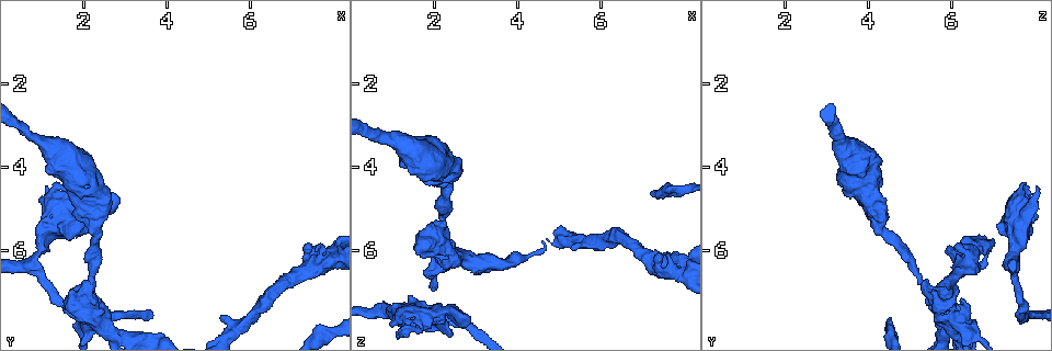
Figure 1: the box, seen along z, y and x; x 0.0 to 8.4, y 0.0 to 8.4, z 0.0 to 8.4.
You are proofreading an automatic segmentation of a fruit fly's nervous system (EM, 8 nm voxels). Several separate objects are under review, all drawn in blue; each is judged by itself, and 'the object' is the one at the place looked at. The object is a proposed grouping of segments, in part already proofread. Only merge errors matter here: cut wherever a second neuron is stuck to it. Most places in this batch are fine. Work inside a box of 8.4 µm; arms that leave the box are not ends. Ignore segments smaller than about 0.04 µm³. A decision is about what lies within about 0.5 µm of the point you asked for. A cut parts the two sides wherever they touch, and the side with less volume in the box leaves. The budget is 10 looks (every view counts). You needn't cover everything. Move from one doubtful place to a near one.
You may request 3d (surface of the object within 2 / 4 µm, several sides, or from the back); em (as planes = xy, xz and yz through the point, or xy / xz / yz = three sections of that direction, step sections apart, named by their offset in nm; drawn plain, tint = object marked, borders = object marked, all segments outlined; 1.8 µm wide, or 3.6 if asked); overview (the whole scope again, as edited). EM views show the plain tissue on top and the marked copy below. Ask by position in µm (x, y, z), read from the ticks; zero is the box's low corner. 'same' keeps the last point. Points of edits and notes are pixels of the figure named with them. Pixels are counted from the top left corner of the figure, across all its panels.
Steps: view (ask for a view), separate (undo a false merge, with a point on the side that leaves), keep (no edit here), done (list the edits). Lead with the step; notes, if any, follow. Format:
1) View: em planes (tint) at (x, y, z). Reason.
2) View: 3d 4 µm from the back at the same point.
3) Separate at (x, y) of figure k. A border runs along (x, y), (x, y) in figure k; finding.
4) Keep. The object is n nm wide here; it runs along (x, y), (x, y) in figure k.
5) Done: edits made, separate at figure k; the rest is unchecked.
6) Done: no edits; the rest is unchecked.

View: em 3.6 µm xy step 8 (tint) at (7.85, 6.30, 6.30). Four-way junction.

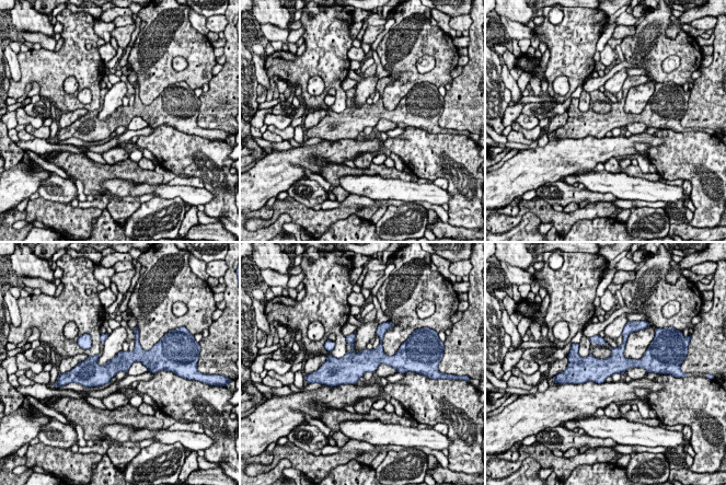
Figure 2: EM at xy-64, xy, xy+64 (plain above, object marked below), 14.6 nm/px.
Keep. It runs along (148, 359), (87, 370) in figure 2; all the same neuron.

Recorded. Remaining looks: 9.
View: em xz step 8 (borders) at (2.35, 7.70, 6.15). A fork.

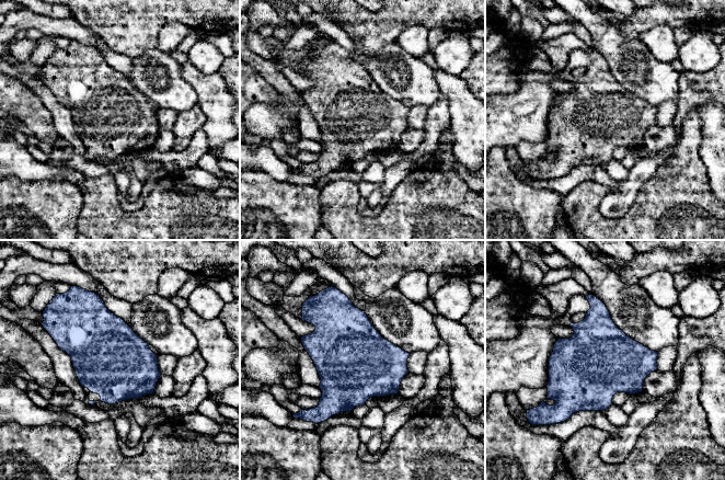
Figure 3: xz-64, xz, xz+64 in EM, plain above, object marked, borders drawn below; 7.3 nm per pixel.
Keep. One neuron here.

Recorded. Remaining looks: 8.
View: em 3.6 µm planes (tint) at (1.20, 5.40, 7.45). Calibre changes.

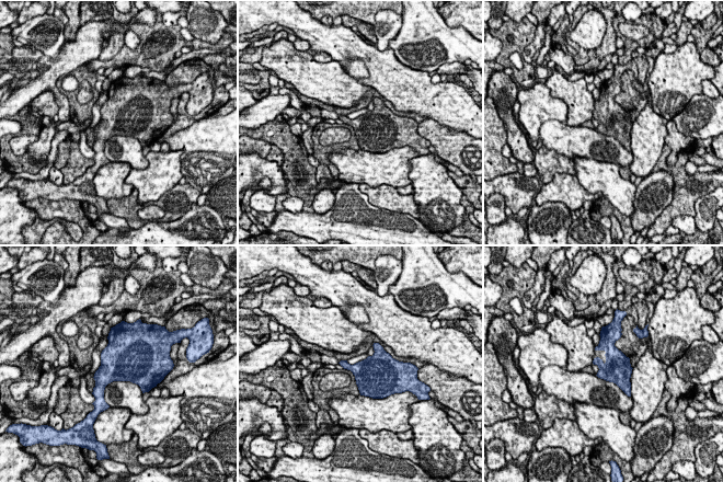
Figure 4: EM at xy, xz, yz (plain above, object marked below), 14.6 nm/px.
Keep. Continuous, no second neuron.

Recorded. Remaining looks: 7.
View: 3d 4 µm at (2.25, 5.35, 4.20). Thick turns thin.

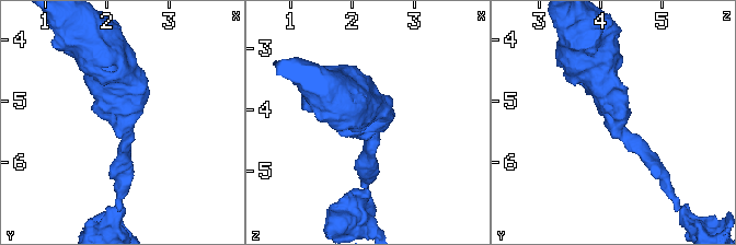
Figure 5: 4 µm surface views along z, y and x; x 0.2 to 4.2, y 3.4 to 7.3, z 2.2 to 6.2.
View: em planes (tint) at (2.30, 5.30, 4.20). The arms are 220, 480 nm wide; now the EM.

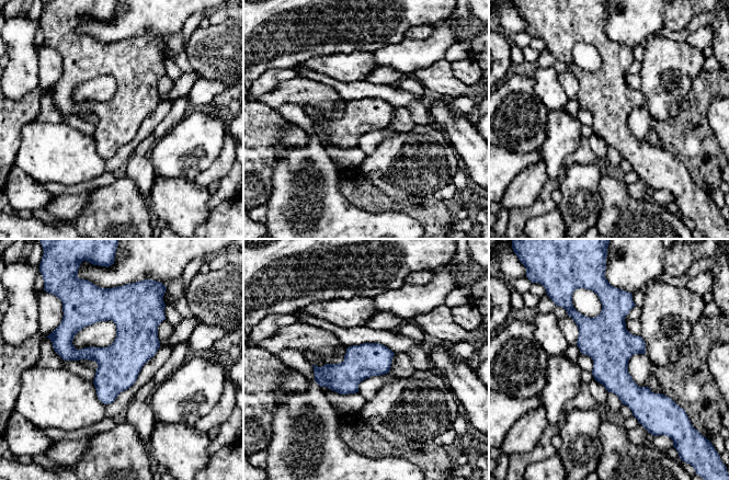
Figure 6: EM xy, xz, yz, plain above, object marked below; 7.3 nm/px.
Keep. It runs along (606, 296), (611, 370), (641, 420) in figure 6; continuous, no second neuron.

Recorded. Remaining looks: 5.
Done: no edits; the rest is unchecked.

